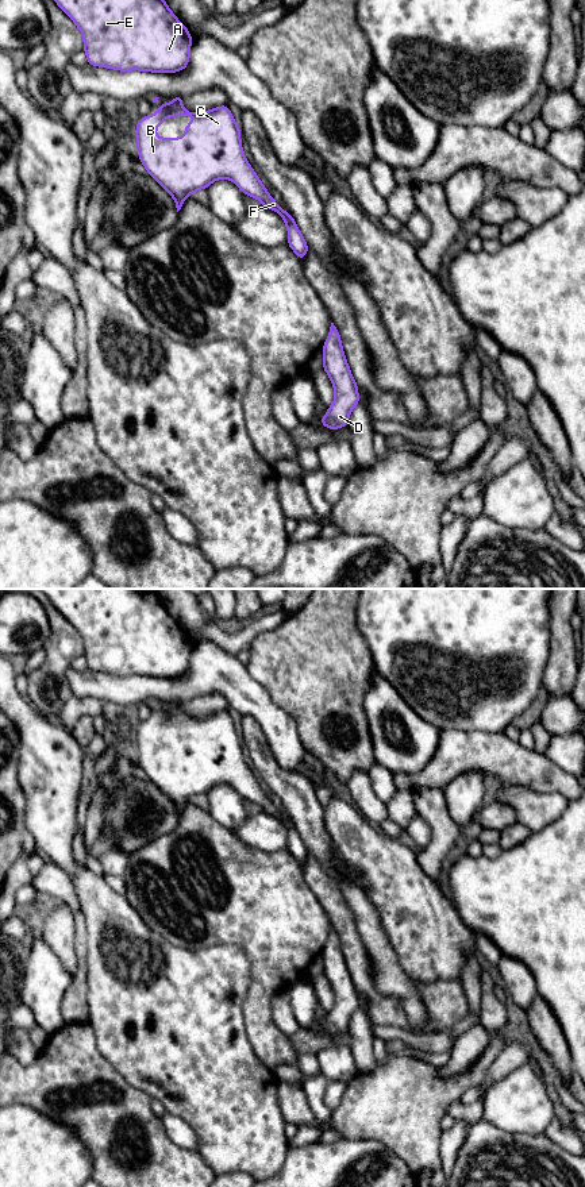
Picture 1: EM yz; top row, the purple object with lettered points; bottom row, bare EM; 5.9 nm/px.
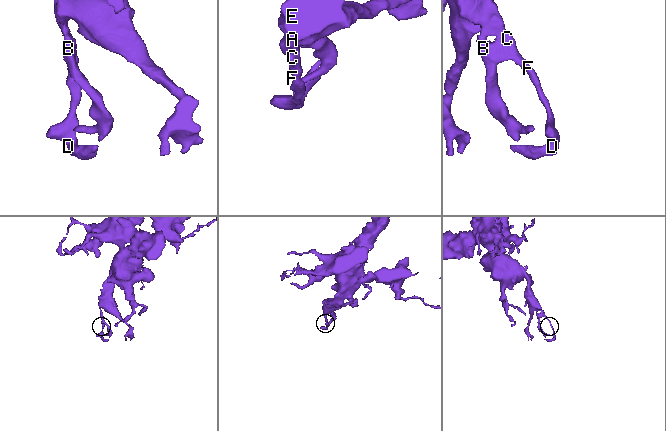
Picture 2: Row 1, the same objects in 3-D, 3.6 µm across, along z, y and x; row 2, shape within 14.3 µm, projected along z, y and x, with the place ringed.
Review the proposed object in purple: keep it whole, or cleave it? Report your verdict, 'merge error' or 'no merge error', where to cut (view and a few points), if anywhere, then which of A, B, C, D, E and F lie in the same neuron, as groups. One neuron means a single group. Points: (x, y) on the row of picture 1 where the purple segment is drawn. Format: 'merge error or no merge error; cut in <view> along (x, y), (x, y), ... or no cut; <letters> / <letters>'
no merge error; no cut; A B C D E F

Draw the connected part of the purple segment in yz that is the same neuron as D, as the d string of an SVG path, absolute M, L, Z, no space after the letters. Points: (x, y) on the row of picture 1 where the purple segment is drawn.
M331 323L328 338L323 344L323 370L331 379L335 398L319 423L335 431L349 425L350 413L359 404L359 393L334 323Z

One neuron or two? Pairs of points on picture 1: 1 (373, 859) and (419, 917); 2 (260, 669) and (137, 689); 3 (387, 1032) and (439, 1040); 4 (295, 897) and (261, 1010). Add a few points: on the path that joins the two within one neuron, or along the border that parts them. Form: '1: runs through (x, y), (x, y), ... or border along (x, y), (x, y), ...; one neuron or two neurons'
1: runs through (388, 874), (410, 902); one neuron
2: border along (245, 666), (269, 694); two neurons
3: runs through (400, 1035), (415, 1040), (426, 1040); one neuron
4: runs through (281, 925), (280, 955), (265, 982); one neuron

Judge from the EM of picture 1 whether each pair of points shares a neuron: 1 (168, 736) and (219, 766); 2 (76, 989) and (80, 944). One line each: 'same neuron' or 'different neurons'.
1: same neuron
2: same neuron

